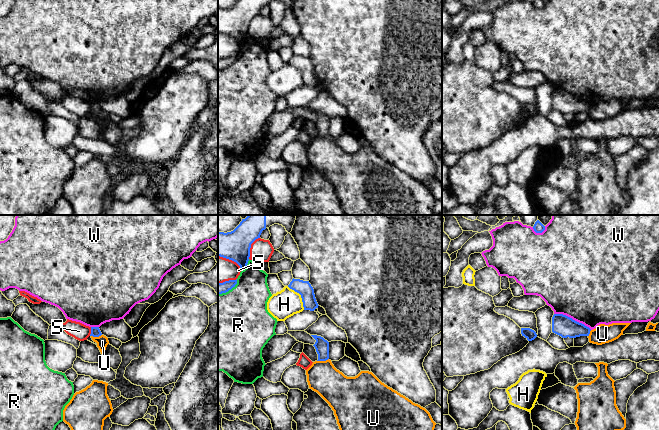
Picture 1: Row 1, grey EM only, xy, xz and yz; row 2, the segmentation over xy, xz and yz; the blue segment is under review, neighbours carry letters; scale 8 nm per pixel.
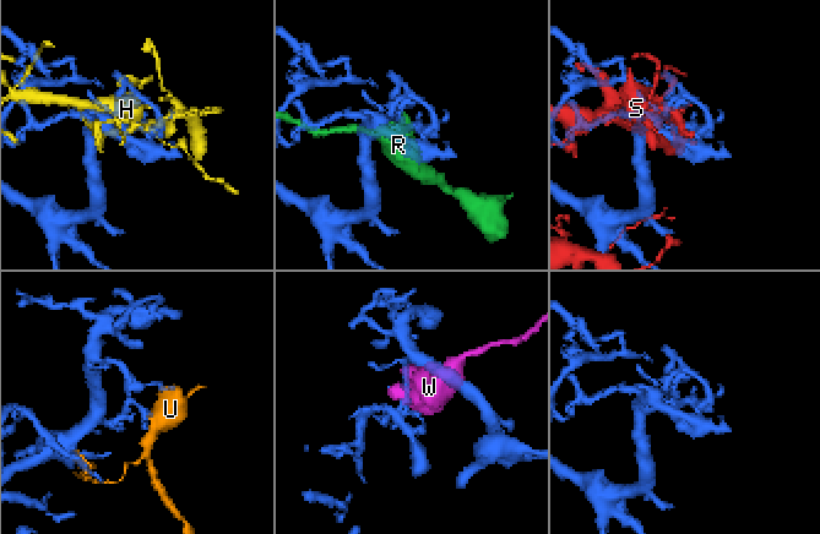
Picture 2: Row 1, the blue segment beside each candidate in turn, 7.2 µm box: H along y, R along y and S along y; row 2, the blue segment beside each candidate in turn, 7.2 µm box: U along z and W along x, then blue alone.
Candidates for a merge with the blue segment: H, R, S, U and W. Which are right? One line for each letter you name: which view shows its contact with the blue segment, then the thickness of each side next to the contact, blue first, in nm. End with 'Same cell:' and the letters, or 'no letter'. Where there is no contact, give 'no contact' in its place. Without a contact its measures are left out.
Same cell: no letter

